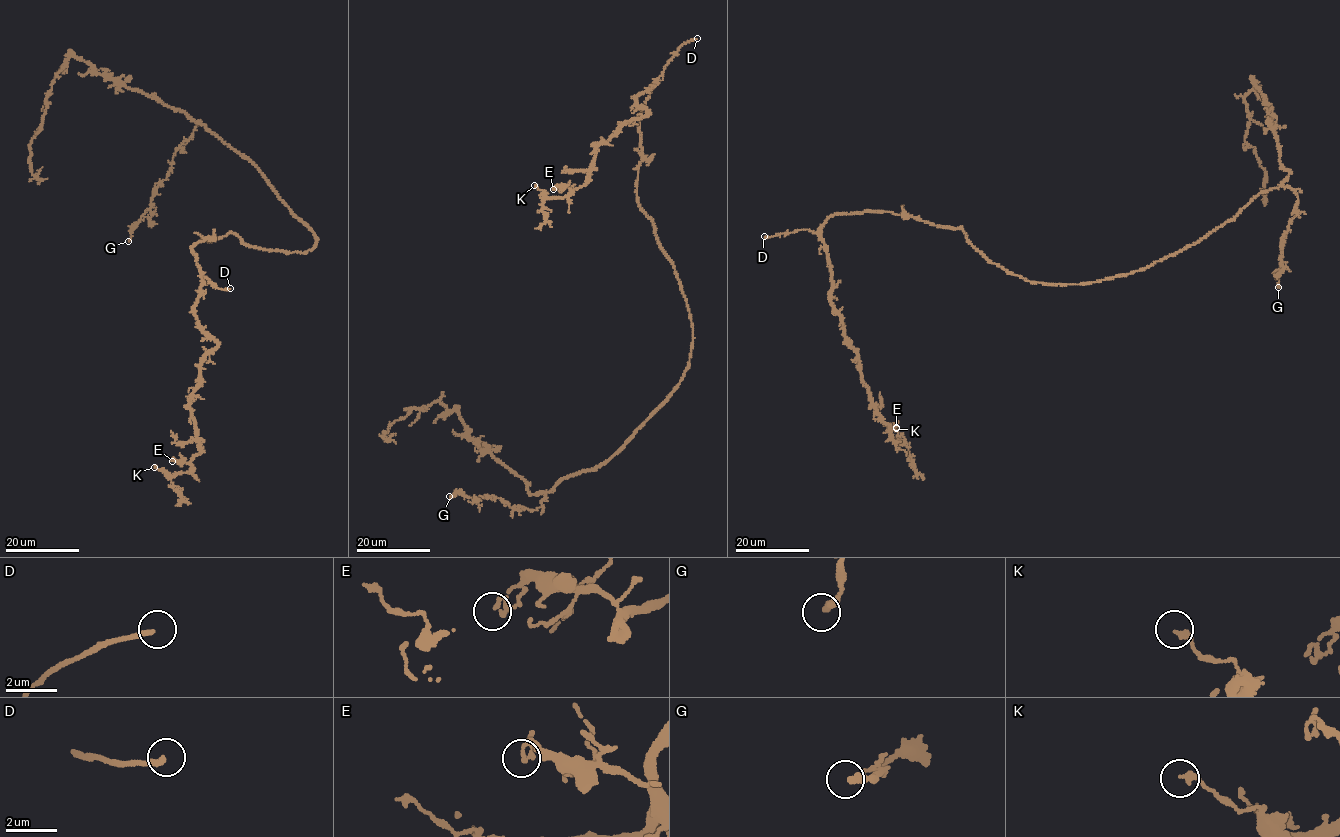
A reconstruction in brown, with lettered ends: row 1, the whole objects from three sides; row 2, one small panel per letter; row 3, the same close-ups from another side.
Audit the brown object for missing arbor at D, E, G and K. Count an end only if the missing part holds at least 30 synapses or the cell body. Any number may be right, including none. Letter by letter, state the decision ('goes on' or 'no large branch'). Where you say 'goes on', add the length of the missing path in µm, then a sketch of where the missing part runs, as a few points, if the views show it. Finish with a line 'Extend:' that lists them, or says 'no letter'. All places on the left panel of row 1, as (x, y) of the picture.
D: goes on | 35 µm | (230, 288), (241, 273), (238, 270), (207, 253), (186, 251), (171, 245), (169, 239)
E: no large branch
G: no large branch
K: no large branch
Extend: D

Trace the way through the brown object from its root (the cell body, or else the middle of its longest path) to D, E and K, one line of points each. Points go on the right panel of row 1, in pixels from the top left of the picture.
D: (1041, 283), (988, 262), (960, 228), (890, 211), (837, 213), (818, 232), (764, 236)
E: (1041, 283), (988, 262), (960, 227), (881, 211), (826, 221), (829, 298), (876, 413), (888, 431), (896, 427)
K: (1041, 283), (988, 262), (960, 227), (881, 211), (826, 221), (829, 298), (876, 413), (900, 442), (896, 428)

